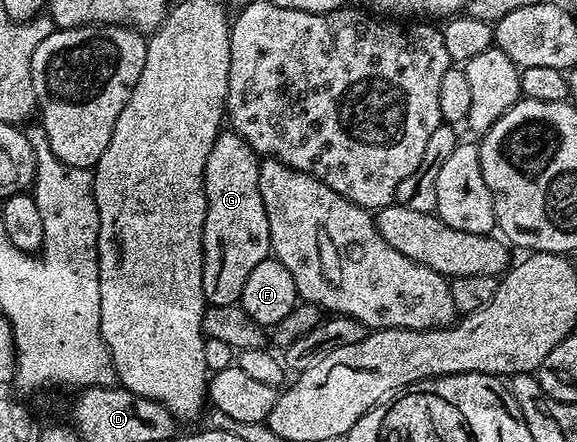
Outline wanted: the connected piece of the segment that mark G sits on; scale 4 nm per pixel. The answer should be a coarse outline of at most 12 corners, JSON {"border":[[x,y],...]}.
{"border":[[220,132],[203,172],[203,299],[271,253],[260,158]]}

